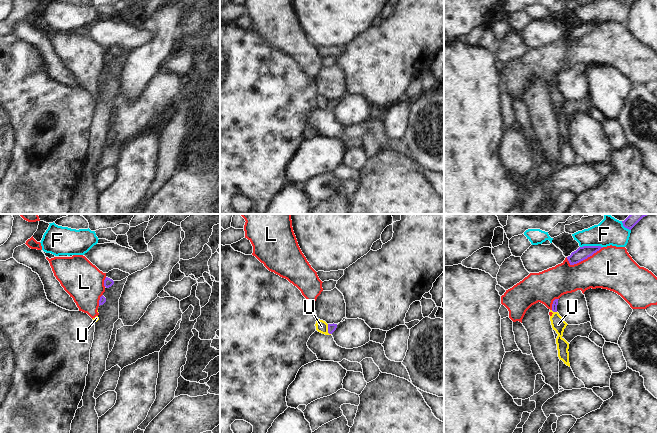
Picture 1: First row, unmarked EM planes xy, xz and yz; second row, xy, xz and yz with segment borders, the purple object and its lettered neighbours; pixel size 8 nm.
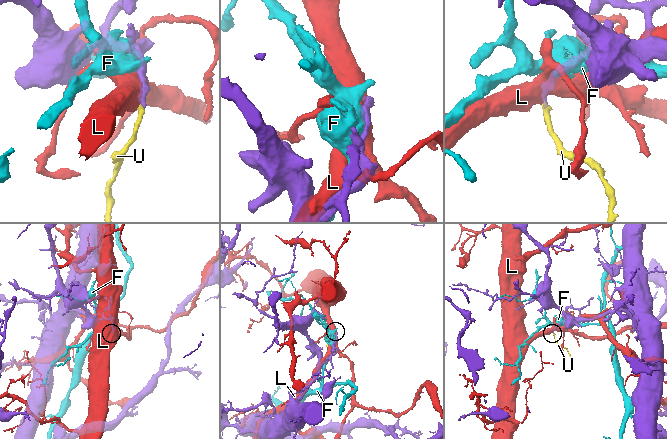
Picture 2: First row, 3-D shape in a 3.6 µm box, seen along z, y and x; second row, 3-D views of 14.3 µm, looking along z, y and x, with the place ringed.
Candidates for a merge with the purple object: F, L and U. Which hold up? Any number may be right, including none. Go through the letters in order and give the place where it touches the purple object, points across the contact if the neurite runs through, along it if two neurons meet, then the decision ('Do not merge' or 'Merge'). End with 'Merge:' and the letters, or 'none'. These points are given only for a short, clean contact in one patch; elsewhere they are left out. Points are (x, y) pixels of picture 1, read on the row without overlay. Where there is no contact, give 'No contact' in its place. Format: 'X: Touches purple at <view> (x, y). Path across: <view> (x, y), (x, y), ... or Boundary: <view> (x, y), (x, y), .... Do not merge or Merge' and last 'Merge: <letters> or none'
F: Touches purple at yz (591, 22). Do not merge
L: Touches purple at yz (584, 35). Do not merge
U: Touches purple at xz (328, 105). Boundary: xz (327, 100), (327, 107), (330, 110). Do not merge
Merge: none.

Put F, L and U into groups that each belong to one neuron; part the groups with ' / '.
F / L U

